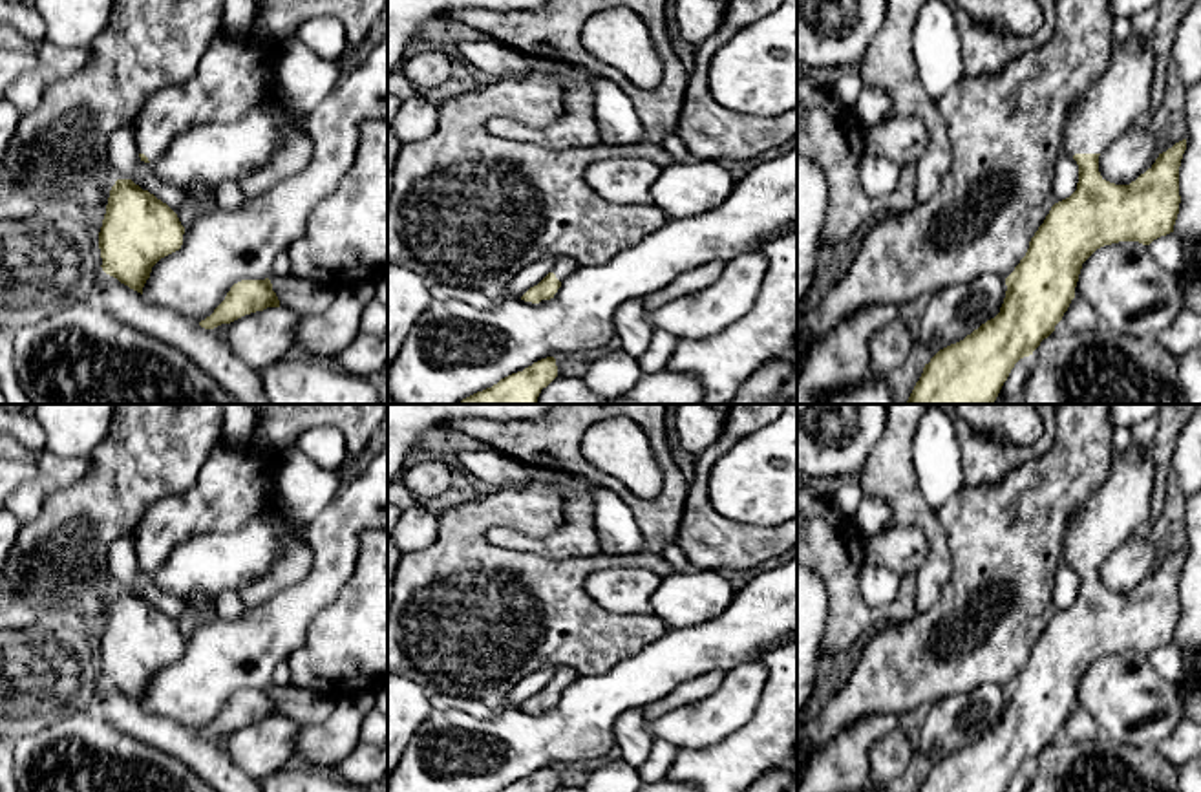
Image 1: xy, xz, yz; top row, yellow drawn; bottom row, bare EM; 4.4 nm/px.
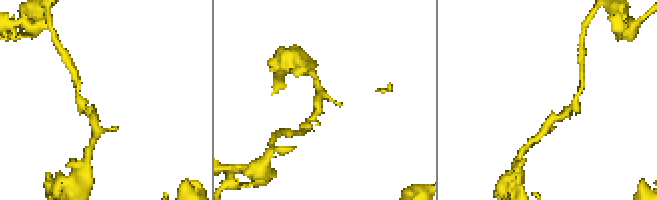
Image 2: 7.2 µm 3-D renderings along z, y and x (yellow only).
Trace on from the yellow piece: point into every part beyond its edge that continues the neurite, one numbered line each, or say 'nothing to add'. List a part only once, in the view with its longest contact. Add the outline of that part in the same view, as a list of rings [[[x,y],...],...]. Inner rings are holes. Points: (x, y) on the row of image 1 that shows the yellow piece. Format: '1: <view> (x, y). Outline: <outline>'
1: yz (1117, 99). Outline: [[[1135,35],[1111,49],[1108,70],[1075,104],[1064,148],[1075,154],[1102,154],[1122,132],[1137,126],[1148,108],[1155,75],[1155,53]]]

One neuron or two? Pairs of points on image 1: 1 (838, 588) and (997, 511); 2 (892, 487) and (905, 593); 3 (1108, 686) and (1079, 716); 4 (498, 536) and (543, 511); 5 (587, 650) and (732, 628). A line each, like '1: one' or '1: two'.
1: two
2: two
3: two
4: two
5: two

